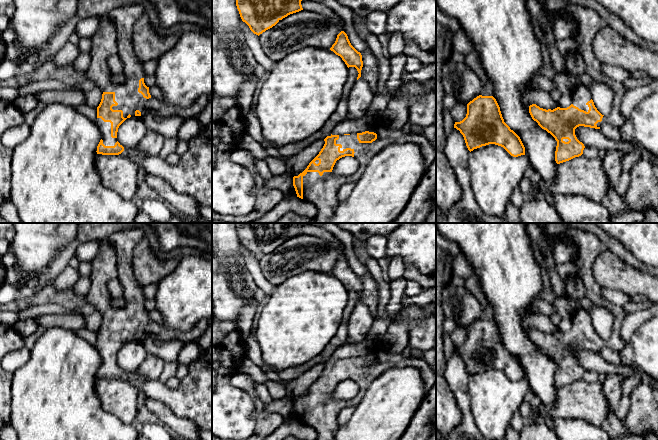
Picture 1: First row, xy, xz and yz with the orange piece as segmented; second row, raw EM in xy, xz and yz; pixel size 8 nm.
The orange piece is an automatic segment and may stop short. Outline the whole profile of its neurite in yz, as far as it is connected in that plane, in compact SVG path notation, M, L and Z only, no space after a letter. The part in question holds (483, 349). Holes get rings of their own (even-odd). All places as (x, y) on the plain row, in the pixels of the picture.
M479 319L467 328L466 341L455 346L454 352L463 359L466 370L471 376L474 373L495 368L503 371L511 380L525 379L525 371L520 361L504 346L500 331L493 320Z

